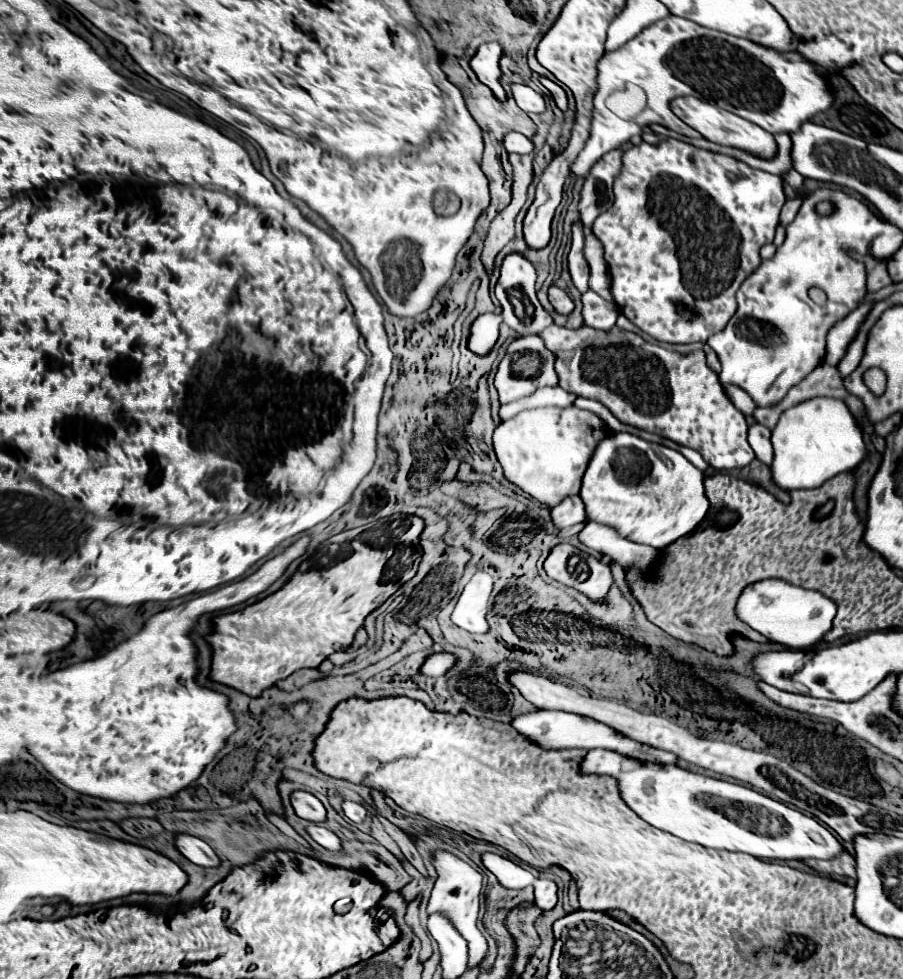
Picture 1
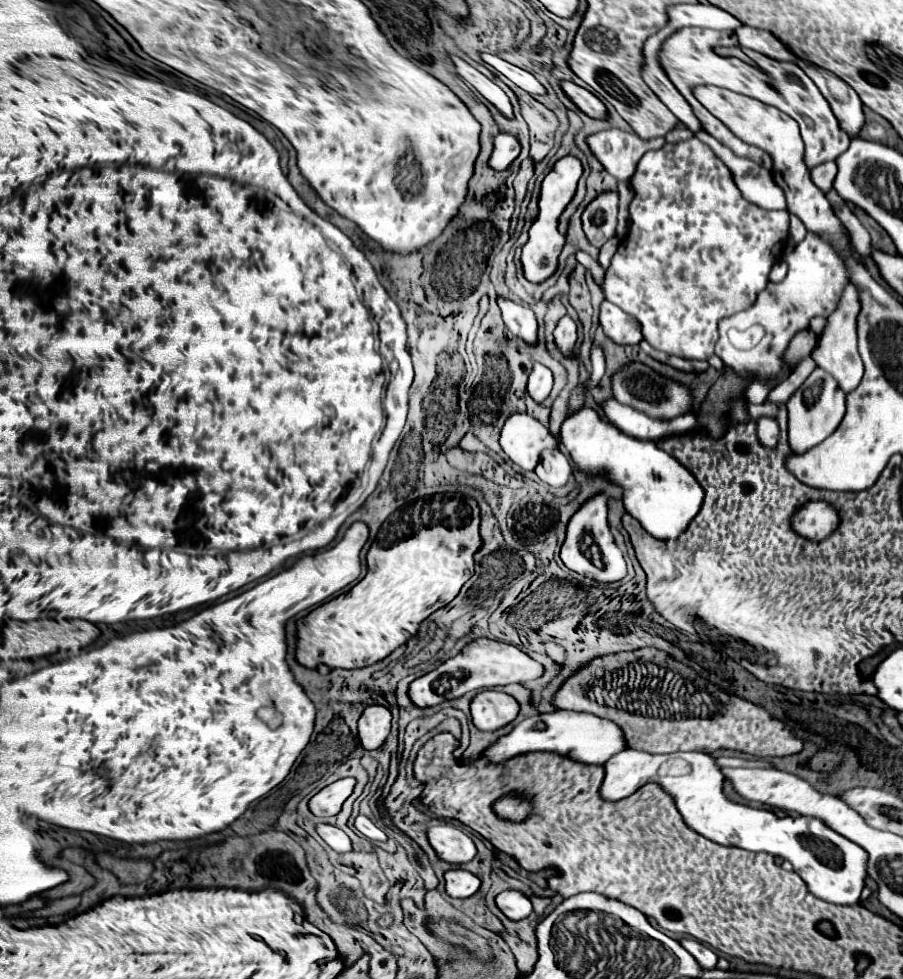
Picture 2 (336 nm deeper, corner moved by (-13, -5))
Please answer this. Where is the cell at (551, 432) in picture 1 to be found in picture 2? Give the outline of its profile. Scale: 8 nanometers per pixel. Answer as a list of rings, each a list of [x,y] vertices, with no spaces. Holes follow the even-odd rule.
[[[517,412],[507,418],[501,430],[503,452],[523,470],[533,470],[539,462],[539,450],[557,448],[555,436],[527,412]]]

